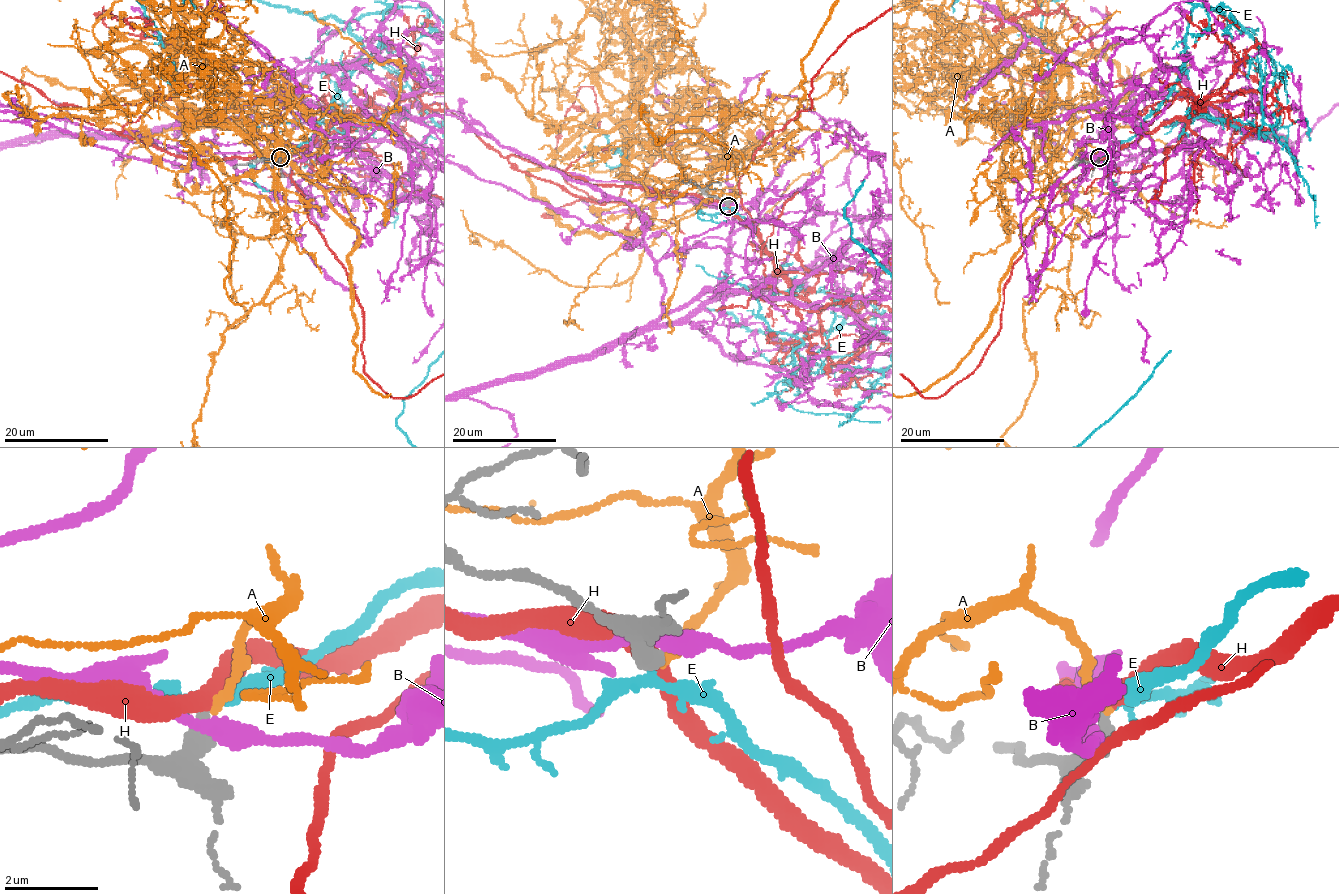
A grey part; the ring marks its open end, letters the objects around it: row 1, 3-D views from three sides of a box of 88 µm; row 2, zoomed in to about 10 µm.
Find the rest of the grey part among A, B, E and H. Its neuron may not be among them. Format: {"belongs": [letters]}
{"belongs": ["E"]}

